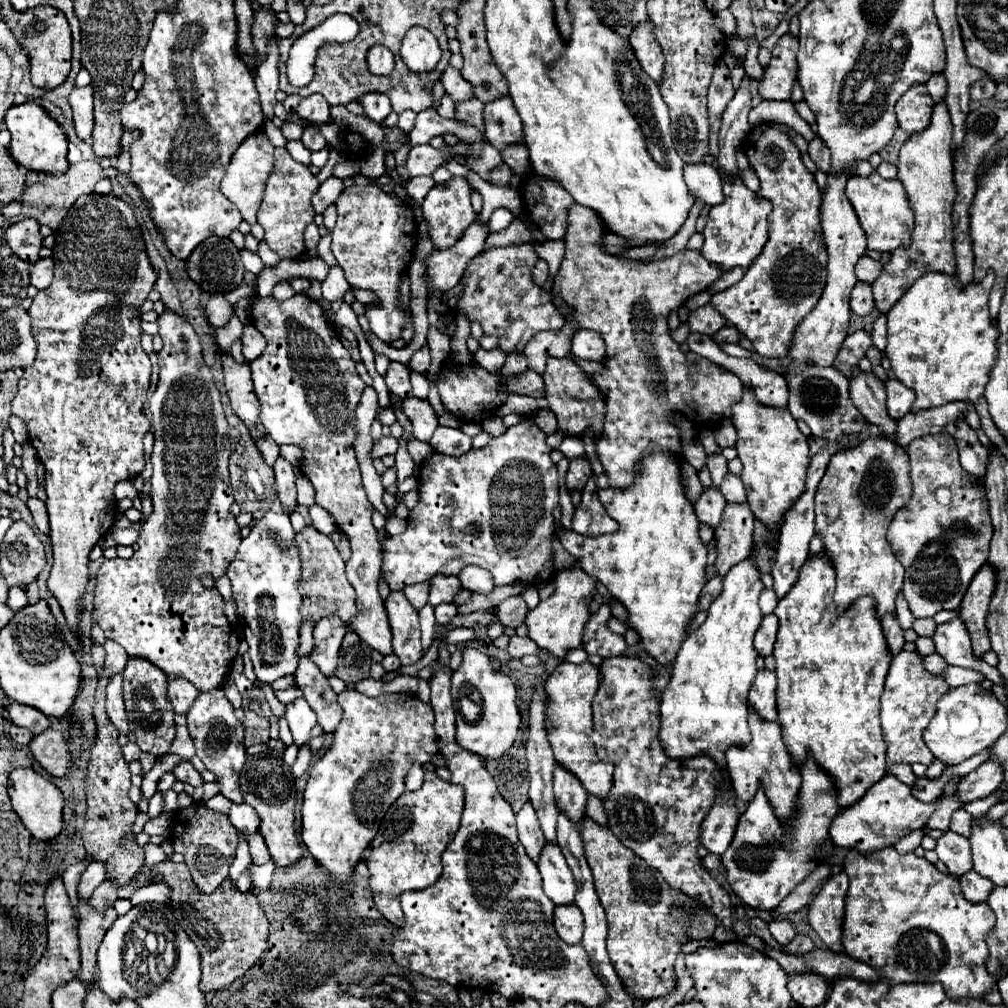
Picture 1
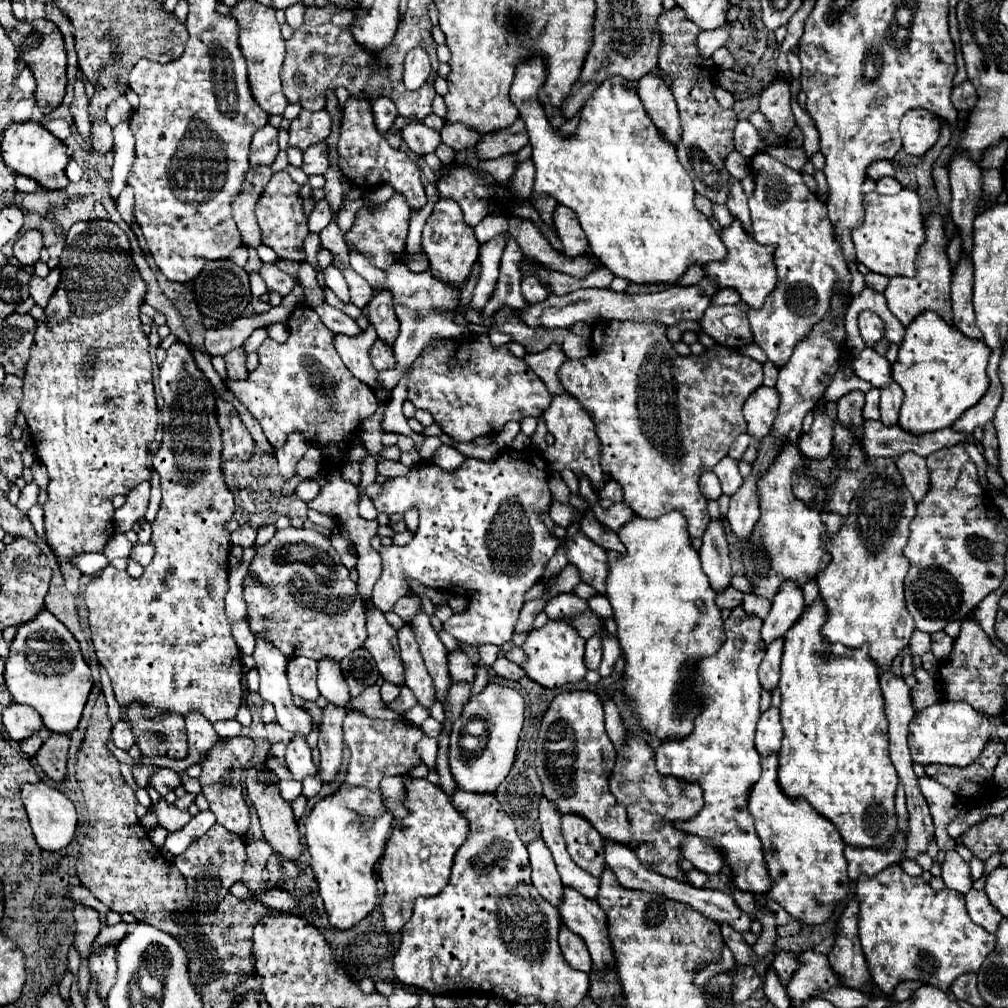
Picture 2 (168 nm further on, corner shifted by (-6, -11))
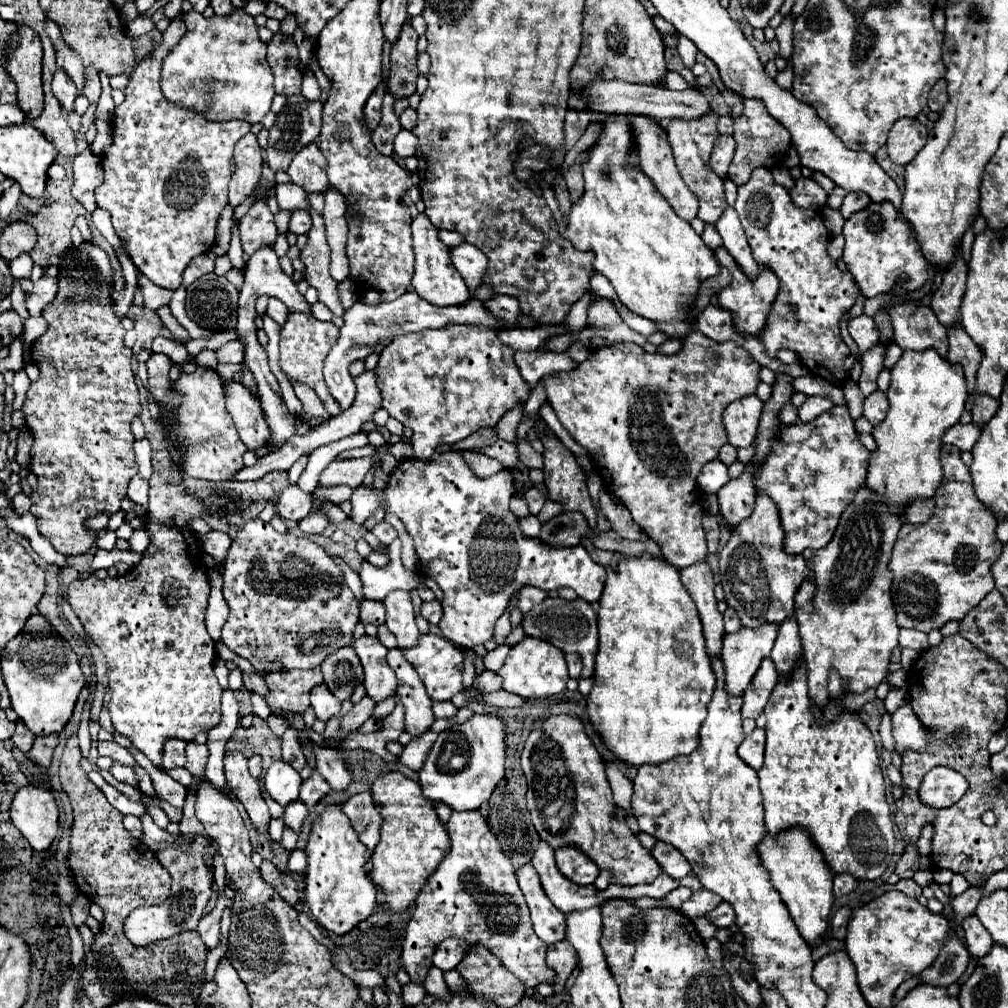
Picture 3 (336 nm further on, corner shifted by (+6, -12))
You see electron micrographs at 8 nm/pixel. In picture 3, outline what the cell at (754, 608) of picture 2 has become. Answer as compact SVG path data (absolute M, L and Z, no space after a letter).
M728 607L724 611L724 627L726 627L726 633L738 631L742 627L742 623L740 623L740 619L738 619L738 615L736 615L736 611L732 607Z

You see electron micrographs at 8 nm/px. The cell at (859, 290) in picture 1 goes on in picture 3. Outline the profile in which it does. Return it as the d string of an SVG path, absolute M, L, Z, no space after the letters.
M858 315L854 319L850 319L848 323L848 331L854 339L854 343L858 345L858 353L864 355L868 349L876 347L878 345L878 329L874 325L874 319L868 317L868 315Z

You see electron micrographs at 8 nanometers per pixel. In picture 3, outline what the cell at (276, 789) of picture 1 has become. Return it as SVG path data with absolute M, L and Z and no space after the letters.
M232 751L232 753L234 755L228 755L224 759L224 773L226 773L228 787L232 789L232 793L240 799L240 803L248 811L252 827L258 833L268 835L268 823L272 817L268 813L266 801L260 795L258 781L248 773L248 759L242 757L238 751Z

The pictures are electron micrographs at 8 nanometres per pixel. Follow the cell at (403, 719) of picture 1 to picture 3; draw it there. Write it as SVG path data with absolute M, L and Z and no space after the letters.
M326 805L314 819L310 837L306 843L306 887L304 901L320 927L336 935L348 933L360 921L364 921L376 907L376 887L366 879L366 845L358 839L350 819L342 813L342 805Z

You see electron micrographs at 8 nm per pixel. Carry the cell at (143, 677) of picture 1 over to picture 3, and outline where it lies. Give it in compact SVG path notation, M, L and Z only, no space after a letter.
M168 739L162 749L162 767L172 769L172 767L184 767L186 757L184 757L184 745L186 741L182 739Z

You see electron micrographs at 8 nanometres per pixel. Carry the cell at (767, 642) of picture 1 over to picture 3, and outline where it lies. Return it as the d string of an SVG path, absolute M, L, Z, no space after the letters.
M764 657L758 667L758 673L754 675L754 679L750 681L750 685L744 691L744 705L742 705L744 719L748 719L748 717L756 719L762 713L776 681L778 681L778 673L776 673L774 661L770 657Z

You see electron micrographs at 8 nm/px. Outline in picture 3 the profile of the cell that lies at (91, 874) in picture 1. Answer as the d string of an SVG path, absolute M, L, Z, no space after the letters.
M80 895L80 897L72 903L72 921L74 921L76 927L84 925L84 921L86 921L86 917L88 917L88 905L90 905L90 901L88 901L84 895Z

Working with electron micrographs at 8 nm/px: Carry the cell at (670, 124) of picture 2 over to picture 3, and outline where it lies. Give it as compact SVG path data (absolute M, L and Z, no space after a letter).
M634 115L632 117L632 131L634 131L634 137L636 137L636 145L638 145L640 167L656 183L656 189L660 189L660 193L664 193L664 197L668 197L674 211L684 221L692 221L696 217L696 211L698 211L698 201L696 201L696 195L684 185L684 181L682 181L682 177L680 177L680 173L674 165L672 149L668 145L668 137L666 137L664 127L650 115Z

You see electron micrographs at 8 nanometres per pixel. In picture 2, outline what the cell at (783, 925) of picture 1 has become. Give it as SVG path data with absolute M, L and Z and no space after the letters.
M778 952L778 954L774 956L772 968L776 970L782 986L786 988L786 986L788 986L788 980L792 978L792 974L794 974L796 968L798 968L798 962L796 962L796 958L792 956L792 952Z

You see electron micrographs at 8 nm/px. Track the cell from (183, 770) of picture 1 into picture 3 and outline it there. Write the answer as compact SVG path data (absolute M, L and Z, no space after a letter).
M114 763L112 775L114 775L118 781L122 781L122 783L128 783L128 785L132 785L132 787L138 787L138 779L136 779L136 773L134 773L132 767L124 767L124 765L120 765L120 763Z

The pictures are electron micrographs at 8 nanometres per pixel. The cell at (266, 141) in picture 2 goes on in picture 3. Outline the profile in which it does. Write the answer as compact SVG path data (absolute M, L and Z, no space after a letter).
M254 133L244 135L234 147L234 173L230 179L230 205L238 207L256 187L262 173L262 149Z

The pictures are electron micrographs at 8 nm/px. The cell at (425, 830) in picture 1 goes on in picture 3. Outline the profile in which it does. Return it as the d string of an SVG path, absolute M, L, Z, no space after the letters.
M390 771L376 779L372 785L372 797L384 817L384 825L380 831L380 843L372 853L370 879L382 887L388 909L392 913L402 913L410 909L428 877L450 851L450 837L440 823L432 801L424 799L420 783L404 777L400 771Z

